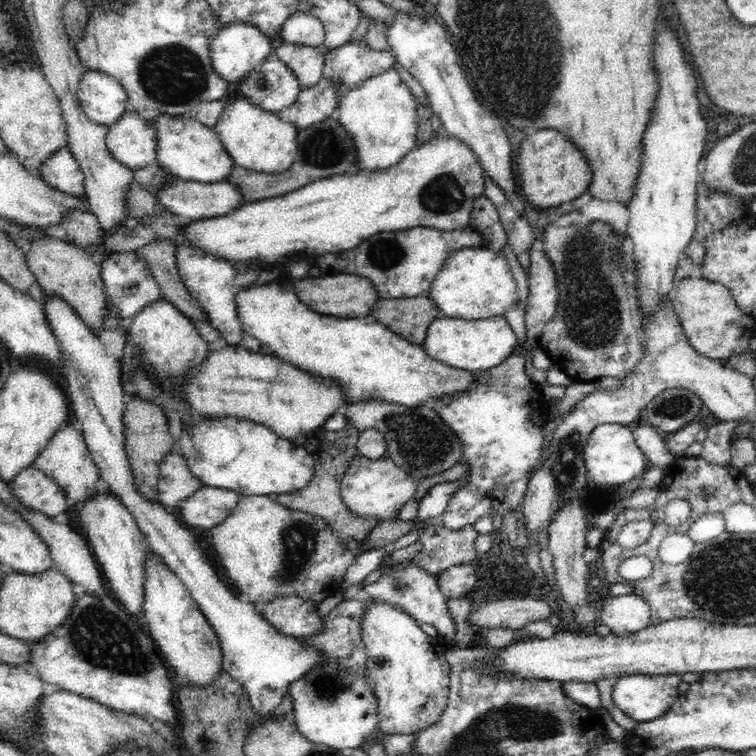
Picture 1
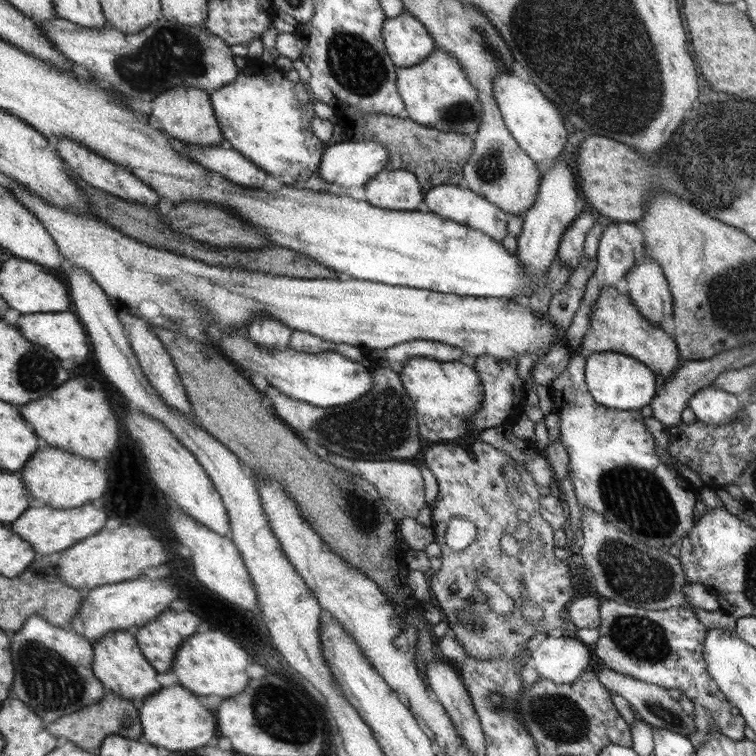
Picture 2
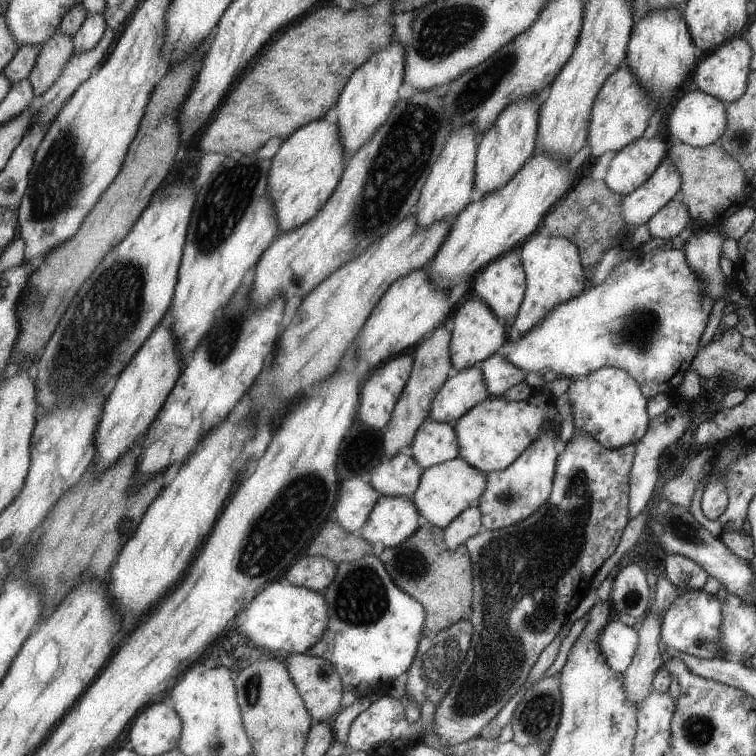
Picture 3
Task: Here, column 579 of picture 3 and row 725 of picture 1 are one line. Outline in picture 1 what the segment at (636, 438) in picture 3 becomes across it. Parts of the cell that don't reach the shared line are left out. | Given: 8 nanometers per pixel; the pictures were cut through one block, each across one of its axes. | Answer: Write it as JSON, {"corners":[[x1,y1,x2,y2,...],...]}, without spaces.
{"corners":[[369,598,368,604,364,606,359,627,367,651,366,675,378,701,378,722,384,735,416,734,438,722,447,707,450,684,450,665,442,650,446,644,443,636,429,637,409,613,386,601,378,601,376,598]]}

